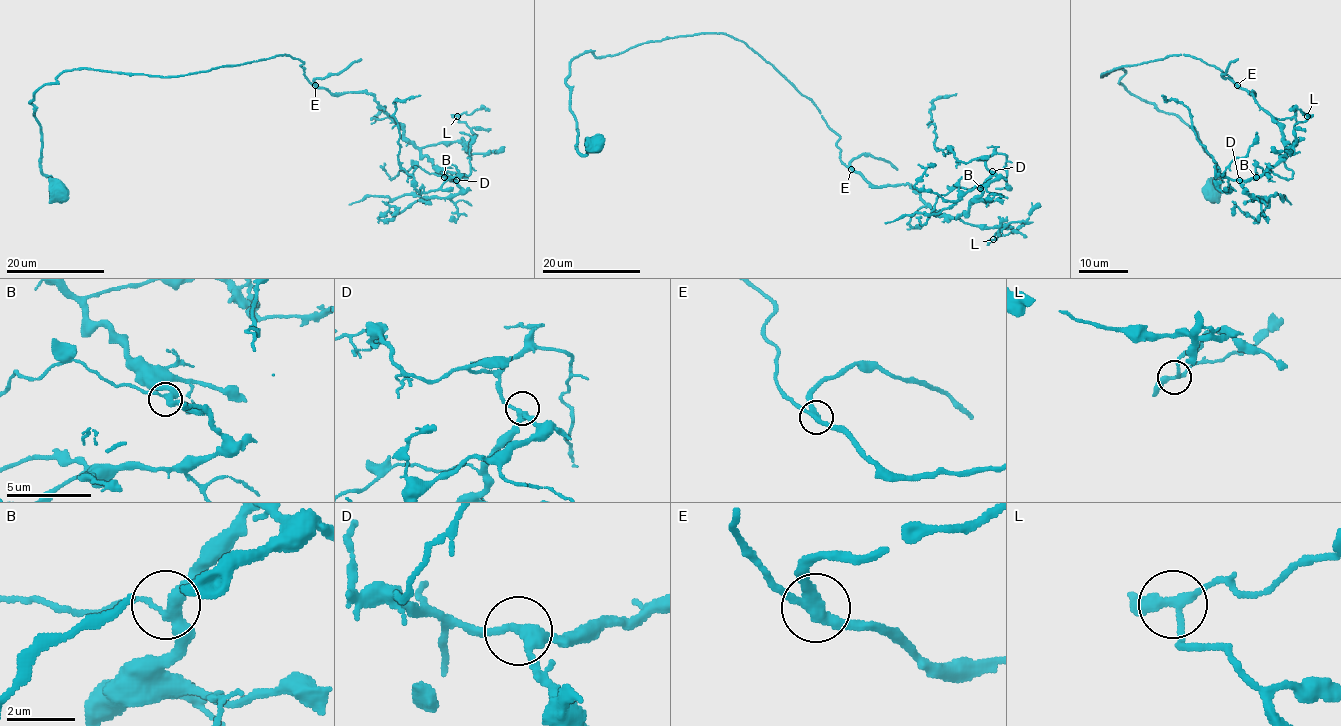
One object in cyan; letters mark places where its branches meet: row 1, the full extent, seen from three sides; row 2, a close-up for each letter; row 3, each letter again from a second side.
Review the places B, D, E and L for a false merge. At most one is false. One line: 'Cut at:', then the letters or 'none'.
Cut at: none

